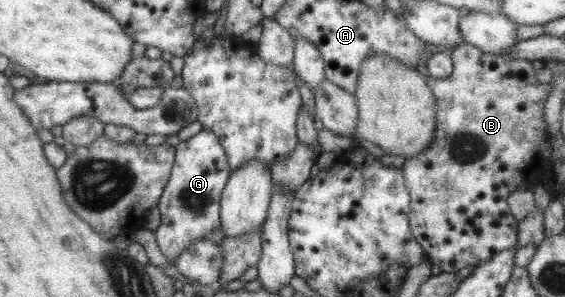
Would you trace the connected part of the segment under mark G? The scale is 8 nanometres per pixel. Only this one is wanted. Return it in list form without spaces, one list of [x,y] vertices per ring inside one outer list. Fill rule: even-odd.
[[[201,130],[186,141],[180,141],[174,146],[174,159],[168,181],[163,187],[157,201],[157,210],[160,214],[160,225],[153,231],[156,245],[160,253],[168,260],[175,259],[196,239],[208,237],[209,233],[219,228],[219,201],[221,191],[227,182],[230,171],[226,163],[227,157],[218,142],[216,135]]]

